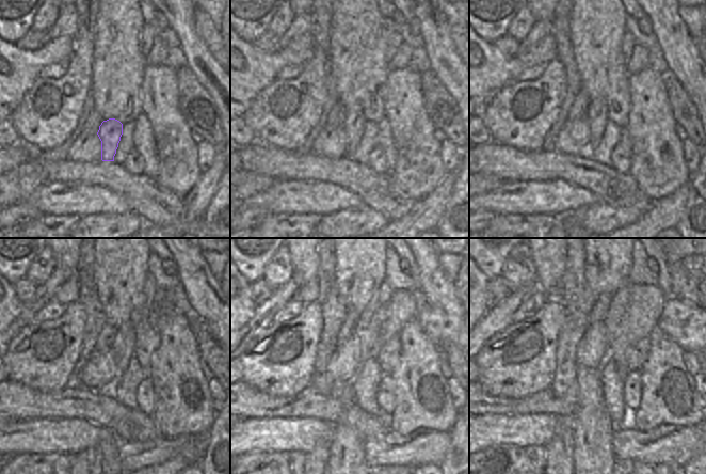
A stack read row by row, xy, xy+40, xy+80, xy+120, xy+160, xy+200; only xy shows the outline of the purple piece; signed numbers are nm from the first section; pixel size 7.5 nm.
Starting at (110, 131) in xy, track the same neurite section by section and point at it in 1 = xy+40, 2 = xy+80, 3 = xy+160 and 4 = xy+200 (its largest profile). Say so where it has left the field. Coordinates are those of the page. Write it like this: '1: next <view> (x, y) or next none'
1: next xy+40 (353, 125)
2: next xy+80 (596, 115)
3: next xy+160 (368, 327)
4: next xy+200 (612, 318)

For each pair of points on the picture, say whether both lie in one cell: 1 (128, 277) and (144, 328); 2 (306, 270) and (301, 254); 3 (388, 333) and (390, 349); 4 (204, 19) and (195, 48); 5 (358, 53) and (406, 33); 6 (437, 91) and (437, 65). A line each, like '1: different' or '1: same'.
1: same
2: same
3: different
4: different
5: different
6: different

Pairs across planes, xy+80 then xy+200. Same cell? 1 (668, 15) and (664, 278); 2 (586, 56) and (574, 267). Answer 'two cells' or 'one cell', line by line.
1: two cells
2: two cells

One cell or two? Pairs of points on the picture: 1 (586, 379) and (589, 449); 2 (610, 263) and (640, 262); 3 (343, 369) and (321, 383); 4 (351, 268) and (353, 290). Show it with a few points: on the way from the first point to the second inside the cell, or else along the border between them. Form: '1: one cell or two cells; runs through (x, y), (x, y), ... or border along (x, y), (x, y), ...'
1: one cell; runs through (589, 396), (589, 432)
2: two cells; border along (634, 249), (630, 270), (625, 282)
3: two cells; border along (333, 352), (327, 365), (327, 372), (339, 385)
4: one cell; runs through (355, 273), (355, 285)

